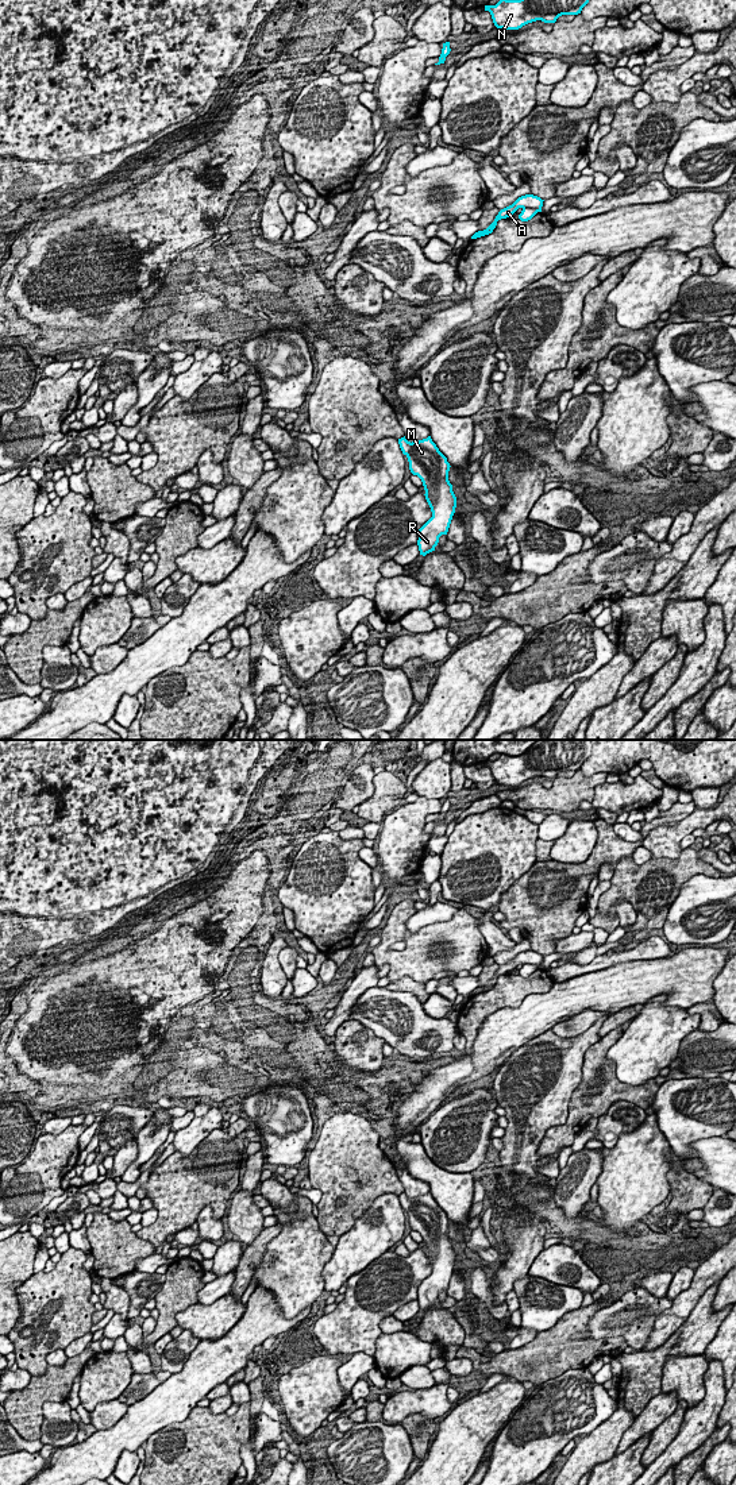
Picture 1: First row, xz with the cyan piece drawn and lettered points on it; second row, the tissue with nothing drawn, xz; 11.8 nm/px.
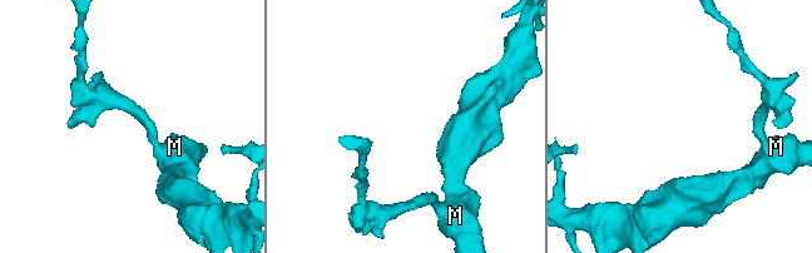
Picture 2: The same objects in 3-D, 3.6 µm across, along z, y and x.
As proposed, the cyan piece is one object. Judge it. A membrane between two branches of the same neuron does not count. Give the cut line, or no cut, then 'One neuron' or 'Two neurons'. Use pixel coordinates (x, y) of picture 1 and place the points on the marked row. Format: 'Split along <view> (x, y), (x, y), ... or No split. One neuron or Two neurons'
Split along xz (523, 208), (536, 208), (539, 211). Two neurons

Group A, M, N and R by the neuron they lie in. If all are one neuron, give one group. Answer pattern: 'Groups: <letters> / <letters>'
Groups: A / M N R

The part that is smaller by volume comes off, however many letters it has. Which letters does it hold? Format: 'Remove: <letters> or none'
Remove: M, N, R

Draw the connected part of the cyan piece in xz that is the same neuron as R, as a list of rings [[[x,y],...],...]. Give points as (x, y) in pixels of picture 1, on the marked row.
[[[431,436],[419,441],[398,439],[402,454],[408,458],[409,470],[417,475],[425,490],[425,500],[432,517],[419,529],[420,555],[435,551],[442,535],[447,535],[456,508],[456,497],[448,481],[450,463],[439,451]]]

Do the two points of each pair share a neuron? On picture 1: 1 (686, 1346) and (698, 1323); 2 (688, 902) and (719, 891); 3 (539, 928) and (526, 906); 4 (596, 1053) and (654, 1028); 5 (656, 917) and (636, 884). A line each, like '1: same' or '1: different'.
1: same
2: same
3: same
4: different
5: same

